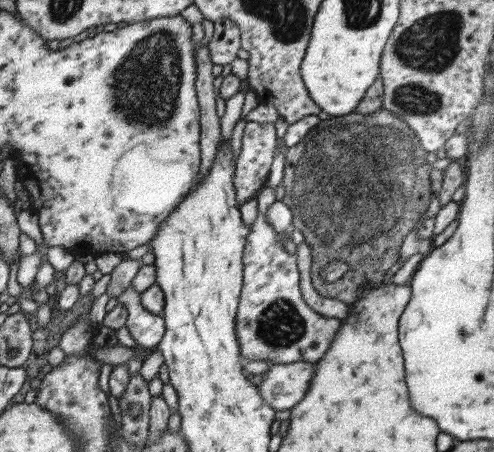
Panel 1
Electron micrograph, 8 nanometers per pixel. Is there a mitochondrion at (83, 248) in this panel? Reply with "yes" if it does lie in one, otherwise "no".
no

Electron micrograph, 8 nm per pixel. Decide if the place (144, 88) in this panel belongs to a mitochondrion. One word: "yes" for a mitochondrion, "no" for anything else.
yes

